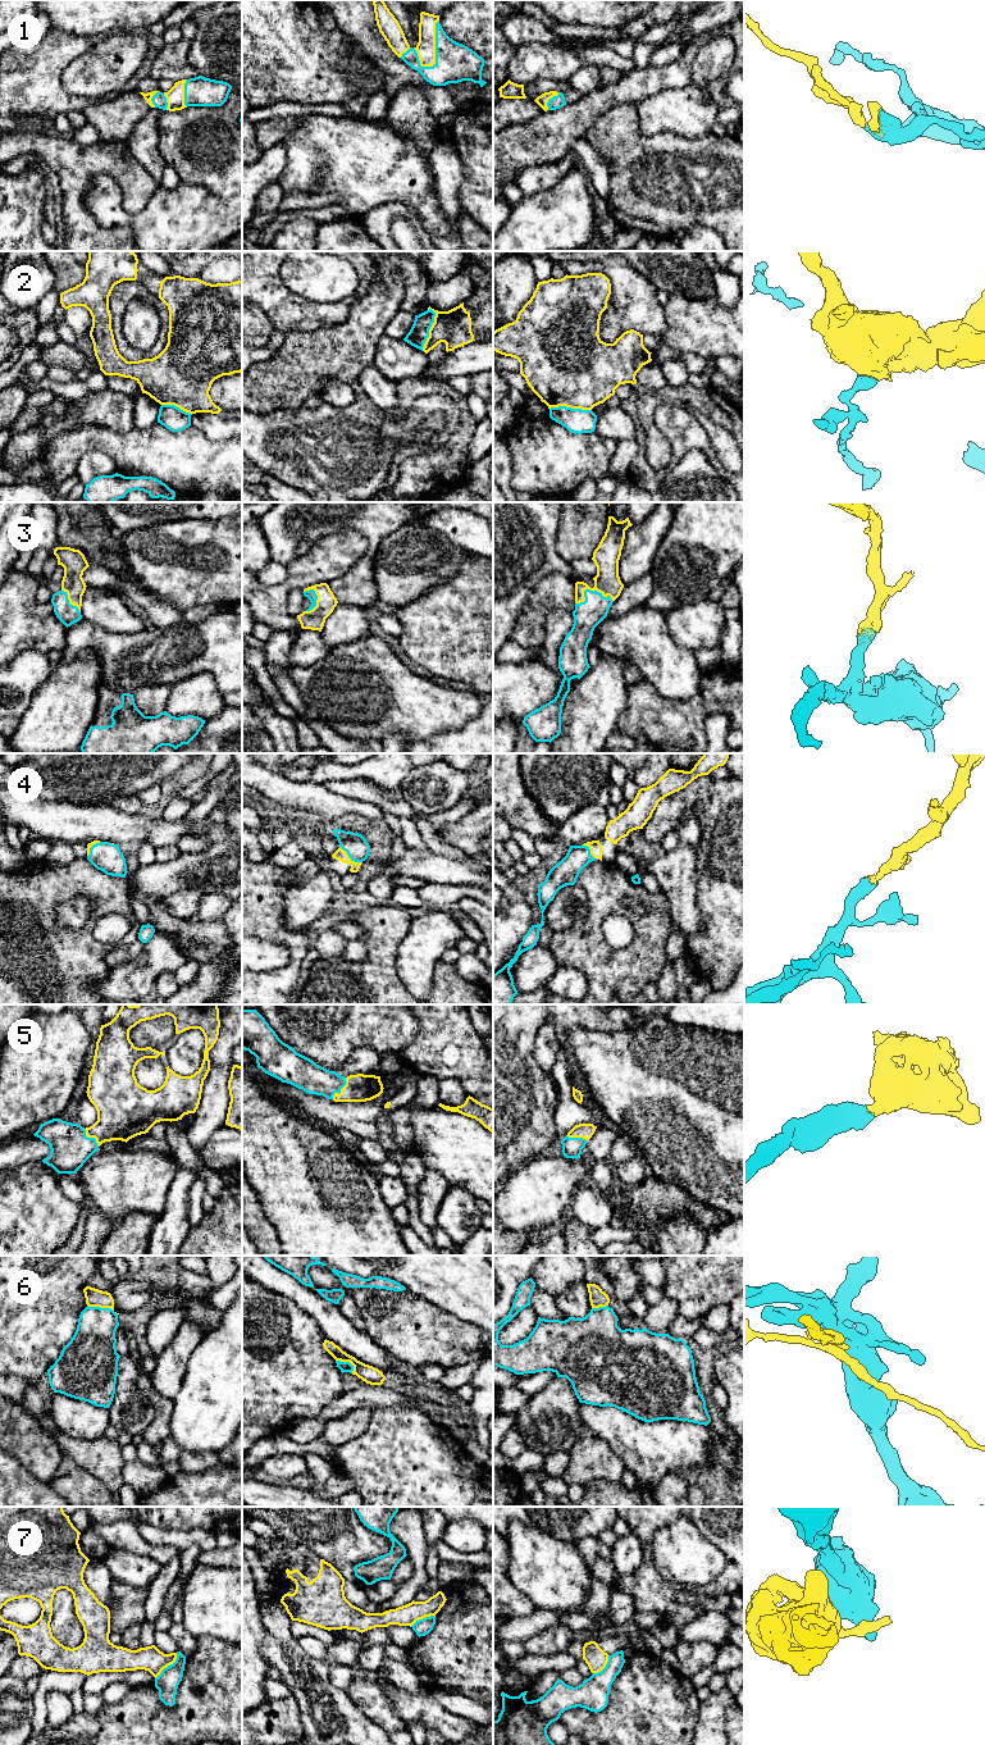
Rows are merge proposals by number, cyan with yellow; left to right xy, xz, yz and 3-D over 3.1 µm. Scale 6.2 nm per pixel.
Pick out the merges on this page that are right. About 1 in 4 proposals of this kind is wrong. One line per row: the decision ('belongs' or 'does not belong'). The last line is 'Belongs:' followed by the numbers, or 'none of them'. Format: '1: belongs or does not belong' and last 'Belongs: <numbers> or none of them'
1: belongs
2: does not belong
3: belongs
4: belongs
5: belongs
6: does not belong
7: does not belong
Belongs: 1, 3, 4, 5

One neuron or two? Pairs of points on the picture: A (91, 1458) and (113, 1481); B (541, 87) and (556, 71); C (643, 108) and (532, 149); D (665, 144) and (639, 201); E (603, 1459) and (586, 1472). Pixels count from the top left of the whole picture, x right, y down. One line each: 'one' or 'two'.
A: one
B: two
C: two
D: one
E: one

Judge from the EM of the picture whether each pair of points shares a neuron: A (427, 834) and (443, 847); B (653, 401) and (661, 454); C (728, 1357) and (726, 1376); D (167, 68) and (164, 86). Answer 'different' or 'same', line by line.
A: same
B: same
C: same
D: different

